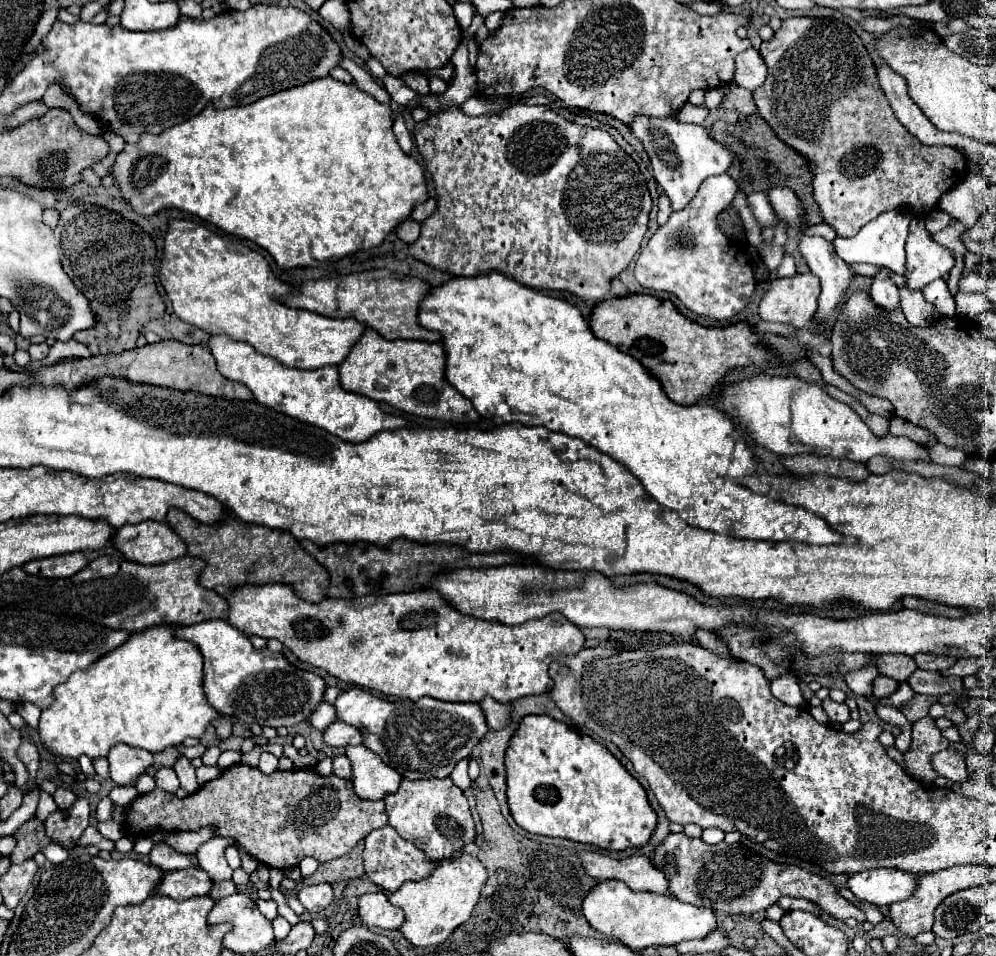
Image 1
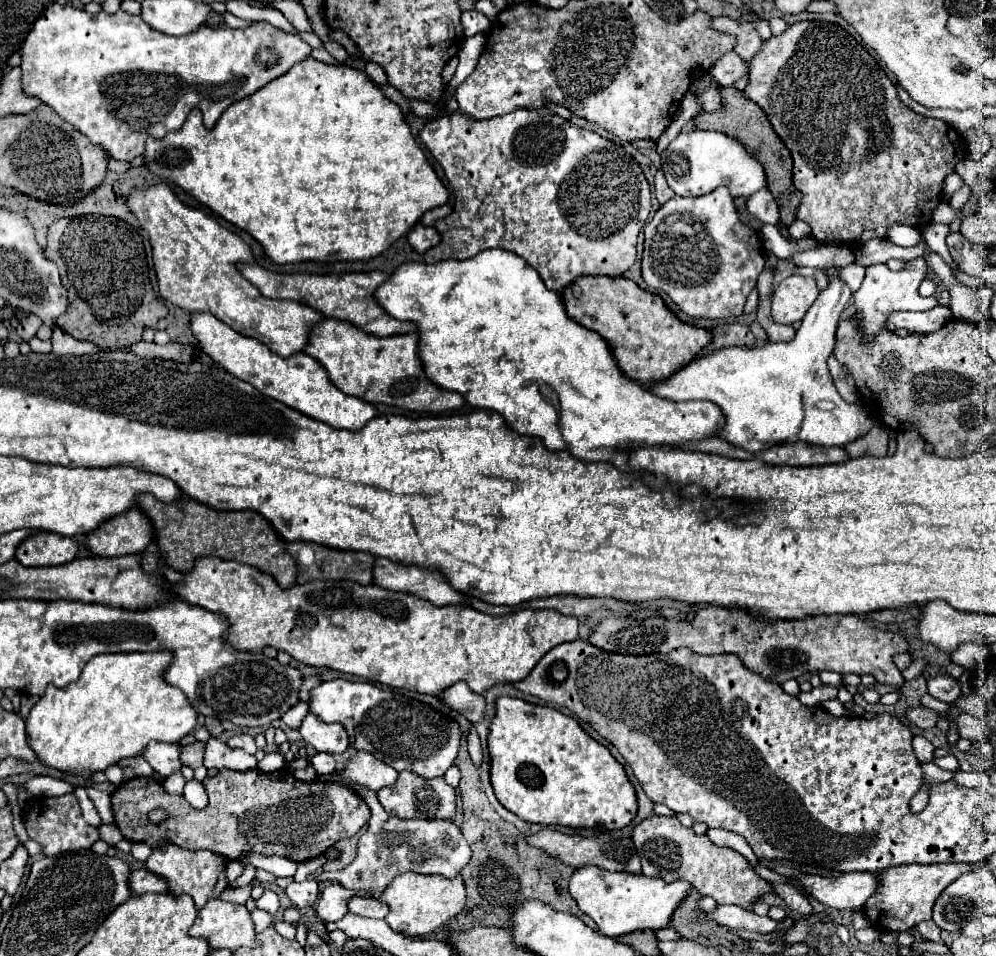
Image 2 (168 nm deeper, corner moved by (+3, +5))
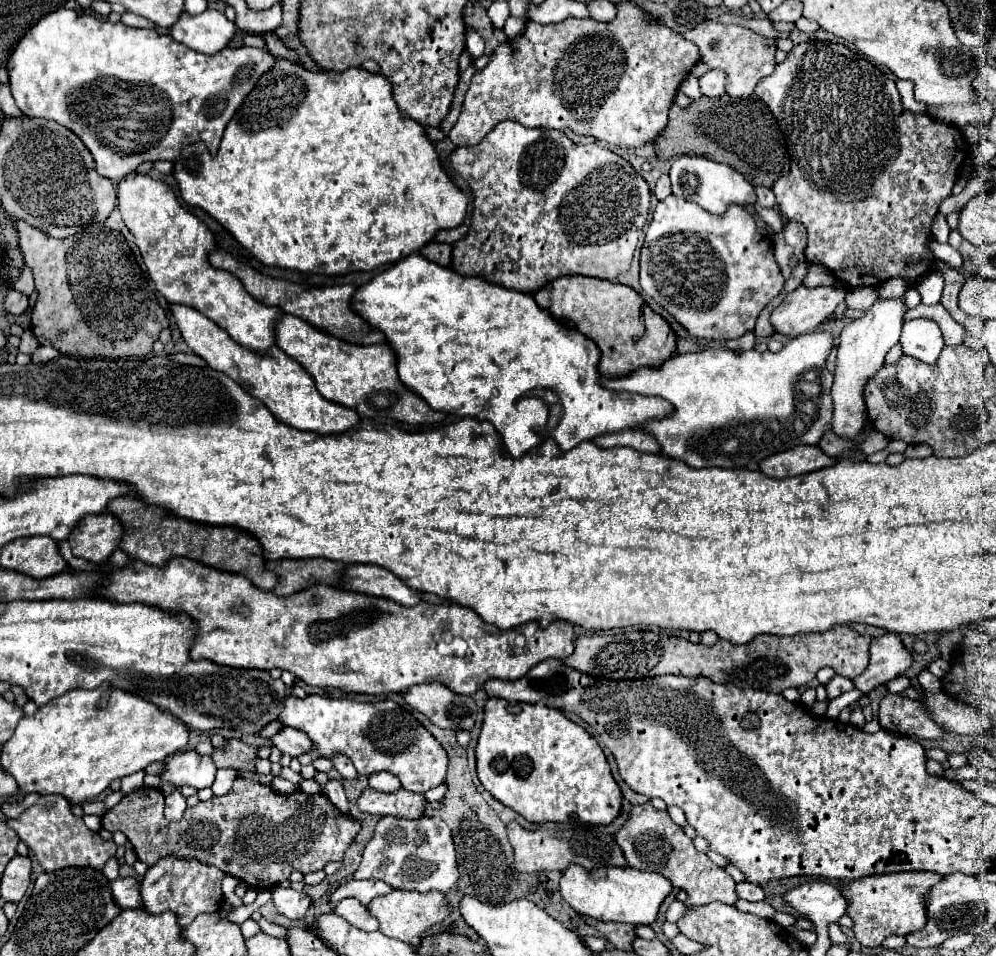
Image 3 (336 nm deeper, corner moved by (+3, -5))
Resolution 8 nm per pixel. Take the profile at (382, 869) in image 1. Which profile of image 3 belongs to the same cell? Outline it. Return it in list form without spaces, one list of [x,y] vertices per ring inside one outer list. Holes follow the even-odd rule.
[[[385,816],[375,828],[375,836],[363,850],[363,860],[355,880],[383,880],[399,890],[447,892],[455,886],[459,872],[455,860],[455,844],[449,826],[439,816],[423,816],[415,820]]]

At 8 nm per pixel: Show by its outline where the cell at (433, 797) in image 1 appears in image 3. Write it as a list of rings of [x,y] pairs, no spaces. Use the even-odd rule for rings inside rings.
[[[365,788],[357,800],[361,812],[377,814],[377,816],[399,816],[399,818],[421,818],[427,810],[427,802],[423,794],[415,794],[409,790],[397,790],[393,794],[377,792]]]

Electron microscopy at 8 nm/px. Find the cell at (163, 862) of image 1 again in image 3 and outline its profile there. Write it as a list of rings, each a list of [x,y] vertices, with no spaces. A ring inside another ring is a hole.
[[[163,858],[153,868],[147,870],[141,882],[143,908],[149,914],[163,914],[171,910],[177,914],[179,926],[185,928],[195,920],[195,916],[205,912],[217,912],[223,906],[223,896],[221,896],[223,876],[225,874],[215,866],[207,866],[191,860],[179,860],[179,858]]]

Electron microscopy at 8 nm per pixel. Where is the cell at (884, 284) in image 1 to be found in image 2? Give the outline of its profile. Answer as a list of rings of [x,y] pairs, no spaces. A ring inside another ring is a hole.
[[[933,308],[923,312],[898,311],[890,315],[889,328],[907,328],[909,332],[917,334],[929,334],[945,326],[949,320],[953,320],[953,314],[949,308]]]

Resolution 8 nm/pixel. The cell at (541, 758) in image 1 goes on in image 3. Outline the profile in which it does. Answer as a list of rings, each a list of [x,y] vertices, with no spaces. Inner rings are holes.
[[[489,698],[483,712],[483,726],[475,748],[477,774],[493,798],[513,808],[529,822],[583,822],[583,824],[611,824],[621,810],[621,790],[611,776],[607,758],[595,738],[579,724],[571,722],[561,710],[545,704],[507,702],[503,698]]]

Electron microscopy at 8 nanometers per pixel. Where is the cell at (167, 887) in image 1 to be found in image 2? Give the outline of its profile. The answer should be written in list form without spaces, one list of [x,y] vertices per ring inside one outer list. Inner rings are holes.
[[[147,868],[143,870],[133,870],[129,884],[133,888],[133,894],[167,894],[169,892],[169,884],[165,884],[161,880],[161,876],[153,876],[153,872],[149,872]]]

